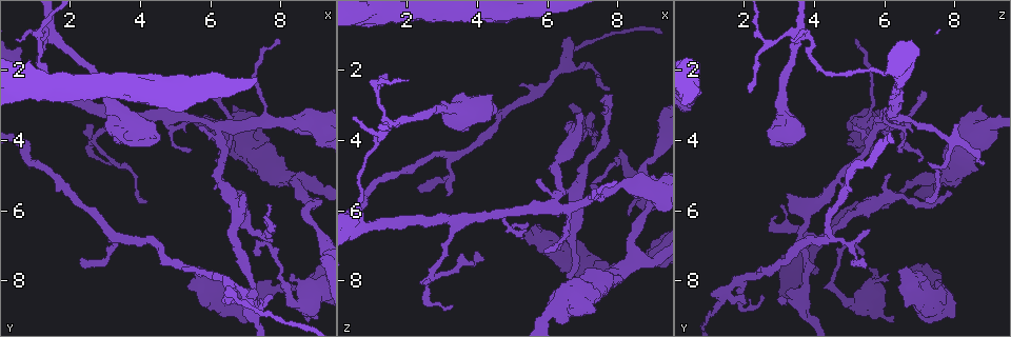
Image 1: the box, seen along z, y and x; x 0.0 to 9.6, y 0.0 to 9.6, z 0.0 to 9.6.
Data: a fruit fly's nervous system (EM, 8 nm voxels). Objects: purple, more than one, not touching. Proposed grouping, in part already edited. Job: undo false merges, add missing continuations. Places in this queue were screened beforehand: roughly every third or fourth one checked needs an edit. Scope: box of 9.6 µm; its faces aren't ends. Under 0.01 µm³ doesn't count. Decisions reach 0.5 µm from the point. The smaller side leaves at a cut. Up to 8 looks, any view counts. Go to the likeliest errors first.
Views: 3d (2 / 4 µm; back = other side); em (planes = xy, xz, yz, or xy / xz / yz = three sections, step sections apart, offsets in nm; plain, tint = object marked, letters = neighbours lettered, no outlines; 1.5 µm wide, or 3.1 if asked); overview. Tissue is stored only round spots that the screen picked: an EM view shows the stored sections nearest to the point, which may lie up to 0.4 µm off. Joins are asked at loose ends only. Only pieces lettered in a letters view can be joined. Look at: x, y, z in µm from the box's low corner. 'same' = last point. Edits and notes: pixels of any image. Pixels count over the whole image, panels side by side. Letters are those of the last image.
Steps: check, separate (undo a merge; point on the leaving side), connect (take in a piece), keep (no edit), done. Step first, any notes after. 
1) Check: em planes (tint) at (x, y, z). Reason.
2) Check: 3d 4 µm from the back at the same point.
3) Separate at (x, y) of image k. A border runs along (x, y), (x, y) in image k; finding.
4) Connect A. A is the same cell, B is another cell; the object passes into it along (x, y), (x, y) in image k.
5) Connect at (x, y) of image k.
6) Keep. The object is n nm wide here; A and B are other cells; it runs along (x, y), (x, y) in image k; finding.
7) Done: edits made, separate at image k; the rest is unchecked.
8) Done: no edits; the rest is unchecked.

Check: em yz step 8 (tint) at (6.55, 5.45, 7.85). Thin end.

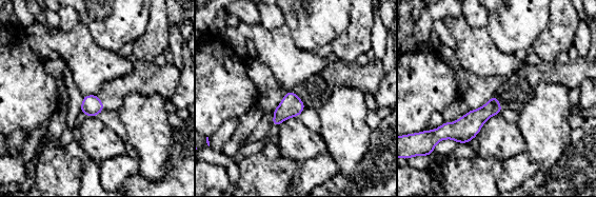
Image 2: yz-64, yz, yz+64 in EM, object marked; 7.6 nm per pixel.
Check: em planes (letters) at the same point. Cut it another way.

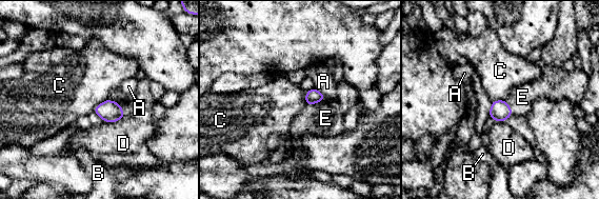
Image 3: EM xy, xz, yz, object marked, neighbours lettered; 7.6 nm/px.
Connect at (325, 118) of image 3. E is the same cell, A, B, C and D are other cells; the neuron continues.

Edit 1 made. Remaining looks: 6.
Check: em planes (plain) at (1.35, 0.95, 3.65). Sharp bend.

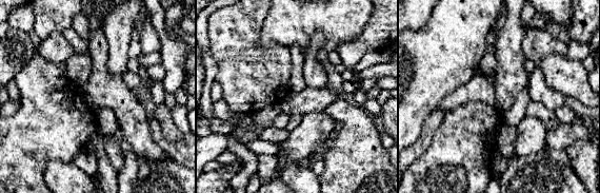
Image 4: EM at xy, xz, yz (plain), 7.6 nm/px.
Check: em planes (letters) at the same point. What lies round it.

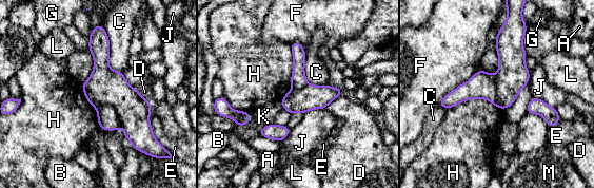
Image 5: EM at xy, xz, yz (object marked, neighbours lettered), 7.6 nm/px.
Separate at (104, 86) of image 5. A, B, C, D, E, F, G, H, J, K, L and M are other cells; a border runs along (96, 108), (110, 105), (120, 126) in image 5; a second neuron is stuck on.

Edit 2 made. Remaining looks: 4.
Check: overview.

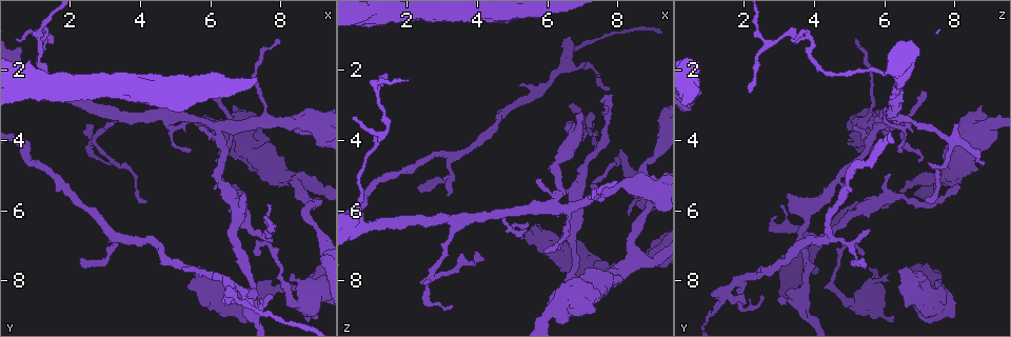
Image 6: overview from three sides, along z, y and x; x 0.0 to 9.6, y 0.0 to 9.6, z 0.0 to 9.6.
Check: em planes (letters) at (0.70, 2.15, 6.45). Two arms in line, one across.

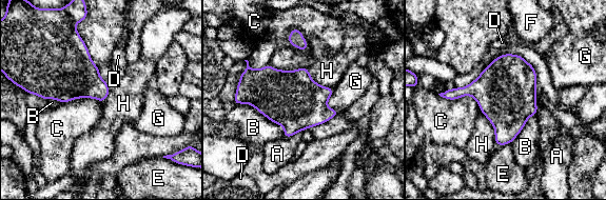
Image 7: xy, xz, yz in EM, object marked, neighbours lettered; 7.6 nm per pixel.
Keep. A, B, C, D, E, F, G and H are other cells; a border runs along (480, 108), (493, 127), (496, 144) in image 7; one neuron here.

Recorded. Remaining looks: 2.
Done: edits made, connect at image 3, separate at image 5; the rest is unchecked.

